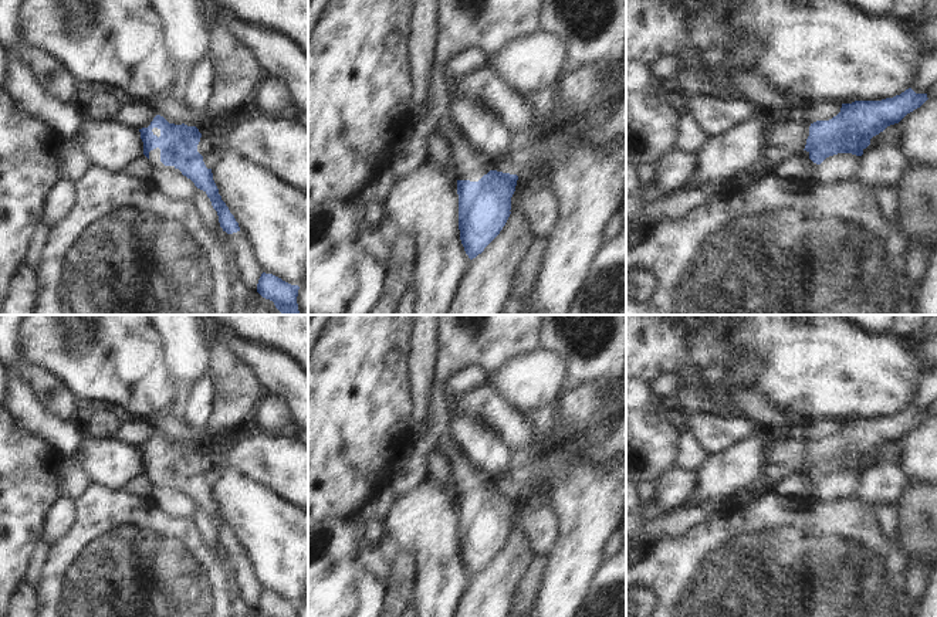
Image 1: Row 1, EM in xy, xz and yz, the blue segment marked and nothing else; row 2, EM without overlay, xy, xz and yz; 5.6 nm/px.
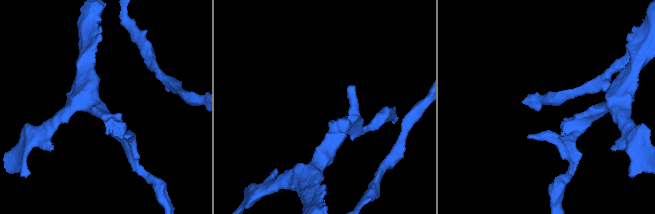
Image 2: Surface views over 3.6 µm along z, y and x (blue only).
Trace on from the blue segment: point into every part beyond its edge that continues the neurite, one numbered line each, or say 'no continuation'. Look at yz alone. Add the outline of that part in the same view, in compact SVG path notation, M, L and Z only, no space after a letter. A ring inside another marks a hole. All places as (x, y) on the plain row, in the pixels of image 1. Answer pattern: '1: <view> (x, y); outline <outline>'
1: yz (792, 453); outline M781 438L771 445L768 467L785 464L794 471L805 467L809 454L809 441L796 438Z

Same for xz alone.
1: xz (470, 482); outline M449 434L439 438L437 452L446 458L453 472L457 498L478 499L491 488L490 478L467 462Z

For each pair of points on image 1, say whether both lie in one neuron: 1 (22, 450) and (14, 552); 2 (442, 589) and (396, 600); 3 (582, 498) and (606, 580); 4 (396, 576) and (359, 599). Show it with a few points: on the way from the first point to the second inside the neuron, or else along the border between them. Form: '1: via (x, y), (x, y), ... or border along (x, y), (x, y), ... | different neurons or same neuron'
1: via (14, 475), (14, 526) | same neuron
2: border along (413, 562), (415, 585), (412, 602) | different neurons
3: border along (604, 560), (587, 592) | different neurons
4: border along (385, 583), (385, 599), (382, 602) | different neurons

